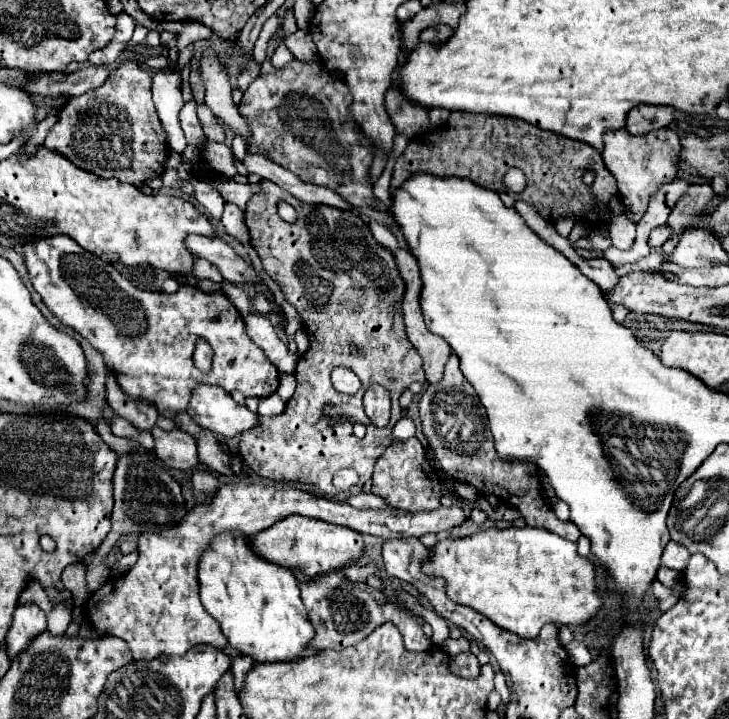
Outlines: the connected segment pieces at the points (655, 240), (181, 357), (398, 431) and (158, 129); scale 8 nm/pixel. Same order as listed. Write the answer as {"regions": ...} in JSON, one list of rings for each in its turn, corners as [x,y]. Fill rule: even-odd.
{"regions":[[[[663,225],[663,227],[653,229],[653,231],[651,231],[651,237],[649,237],[649,247],[651,247],[651,249],[659,249],[669,237],[671,237],[669,225]]],[[[55,235],[55,237],[49,237],[49,239],[39,239],[39,241],[31,243],[31,245],[25,245],[23,251],[25,251],[25,263],[27,263],[29,279],[31,279],[33,287],[35,287],[35,291],[41,295],[43,303],[49,307],[49,311],[51,311],[63,325],[73,327],[73,329],[75,329],[77,333],[81,333],[95,349],[101,351],[105,363],[109,365],[111,373],[113,373],[115,379],[117,379],[117,385],[119,385],[129,397],[133,397],[133,399],[145,399],[145,401],[149,401],[149,403],[153,403],[153,405],[159,409],[159,415],[163,415],[163,417],[167,417],[167,419],[173,419],[173,417],[177,415],[177,413],[175,413],[176,411],[187,409],[189,395],[191,395],[191,391],[193,391],[193,387],[195,387],[197,383],[219,385],[219,387],[223,387],[227,393],[231,393],[231,391],[241,391],[245,397],[269,397],[271,393],[277,391],[277,387],[279,387],[279,373],[277,373],[277,367],[273,367],[273,363],[271,363],[269,359],[265,359],[265,353],[247,337],[245,325],[243,325],[243,317],[241,317],[241,313],[235,309],[235,305],[229,301],[229,297],[227,297],[225,293],[221,293],[221,291],[217,291],[217,293],[203,293],[201,289],[197,289],[197,287],[193,287],[193,285],[181,285],[179,291],[175,291],[175,293],[141,291],[141,289],[137,289],[131,281],[127,281],[111,263],[105,263],[103,259],[99,259],[99,257],[87,253],[85,249],[81,249],[81,247],[79,247],[71,237],[67,237],[67,235]],[[197,337],[207,339],[207,341],[211,343],[211,347],[213,347],[213,369],[207,371],[207,373],[199,371],[199,369],[195,367],[195,363],[193,363],[193,347],[195,347]]],[[[401,417],[397,421],[397,425],[393,427],[393,433],[391,433],[393,441],[405,441],[405,439],[409,439],[413,435],[415,435],[415,425],[413,425],[413,421],[409,417]]],[[[131,59],[121,61],[109,79],[93,89],[93,93],[85,93],[79,97],[69,97],[65,105],[57,113],[57,123],[51,127],[45,147],[59,151],[65,155],[71,163],[77,167],[95,173],[99,177],[115,177],[121,183],[131,183],[131,185],[141,185],[149,179],[161,177],[165,173],[165,165],[169,159],[169,143],[167,143],[167,133],[157,117],[155,105],[151,101],[151,75],[145,71],[141,65],[137,65]]]]}

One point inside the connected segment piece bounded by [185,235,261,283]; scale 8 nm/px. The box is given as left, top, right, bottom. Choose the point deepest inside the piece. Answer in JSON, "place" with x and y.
{"place":[234,269]}

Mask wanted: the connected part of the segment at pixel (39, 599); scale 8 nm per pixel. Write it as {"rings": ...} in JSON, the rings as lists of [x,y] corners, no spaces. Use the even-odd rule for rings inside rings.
{"rings":[[[29,583],[29,587],[21,593],[21,603],[37,603],[37,607],[41,607],[45,613],[49,613],[53,609],[47,593],[43,591],[43,587],[39,583]]]}

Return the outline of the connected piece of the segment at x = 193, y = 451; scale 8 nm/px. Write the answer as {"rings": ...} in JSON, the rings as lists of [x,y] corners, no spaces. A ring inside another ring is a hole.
{"rings":[[[151,429],[155,437],[155,455],[171,469],[195,469],[197,463],[197,441],[185,431],[163,431]]]}

